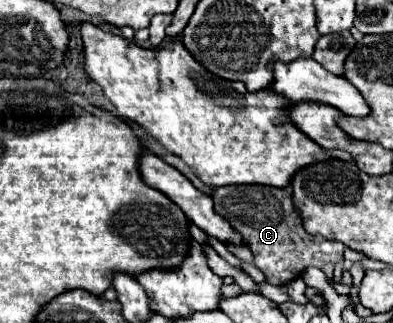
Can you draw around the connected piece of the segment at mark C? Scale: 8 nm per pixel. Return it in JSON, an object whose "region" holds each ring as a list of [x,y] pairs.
{"region":[[[227,185],[213,191],[213,201],[219,213],[223,213],[231,227],[237,229],[245,245],[253,251],[255,267],[261,269],[271,285],[287,285],[297,279],[309,265],[323,267],[325,263],[343,261],[343,243],[323,237],[307,235],[301,227],[299,213],[293,209],[291,187],[267,187],[267,185]]]}

